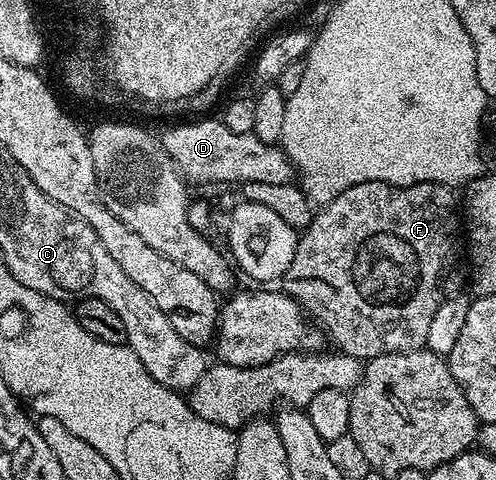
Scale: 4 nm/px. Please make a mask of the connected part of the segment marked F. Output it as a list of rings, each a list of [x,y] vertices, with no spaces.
[[[359,182],[350,188],[346,188],[346,192],[342,192],[338,195],[333,202],[327,203],[327,205],[321,209],[324,211],[322,211],[321,214],[319,211],[319,213],[313,217],[307,230],[299,235],[296,243],[296,251],[294,252],[294,260],[290,260],[290,268],[286,275],[287,281],[289,283],[305,282],[306,284],[315,284],[318,288],[326,288],[326,290],[330,290],[330,286],[332,286],[330,282],[326,282],[326,268],[310,270],[310,268],[308,268],[308,258],[310,258],[310,264],[314,264],[314,256],[316,256],[316,260],[320,258],[322,246],[332,244],[334,248],[338,248],[338,246],[336,246],[336,240],[354,242],[354,244],[352,244],[354,248],[358,248],[358,246],[360,246],[362,242],[366,242],[366,240],[380,240],[380,272],[376,272],[376,294],[380,294],[380,296],[376,298],[376,294],[372,294],[372,298],[374,298],[372,306],[366,306],[362,318],[358,318],[356,324],[344,322],[344,328],[334,328],[334,333],[332,333],[331,337],[340,345],[337,347],[339,347],[343,353],[361,360],[369,360],[374,357],[382,356],[383,354],[408,353],[411,350],[423,350],[427,347],[428,341],[426,340],[426,336],[430,332],[430,320],[434,320],[434,312],[438,312],[438,308],[442,308],[442,304],[445,300],[457,289],[456,273],[460,270],[460,254],[462,258],[462,214],[458,209],[457,195],[455,198],[452,193],[454,193],[453,187],[441,186],[438,182],[416,182],[413,186],[391,186],[388,182]]]

